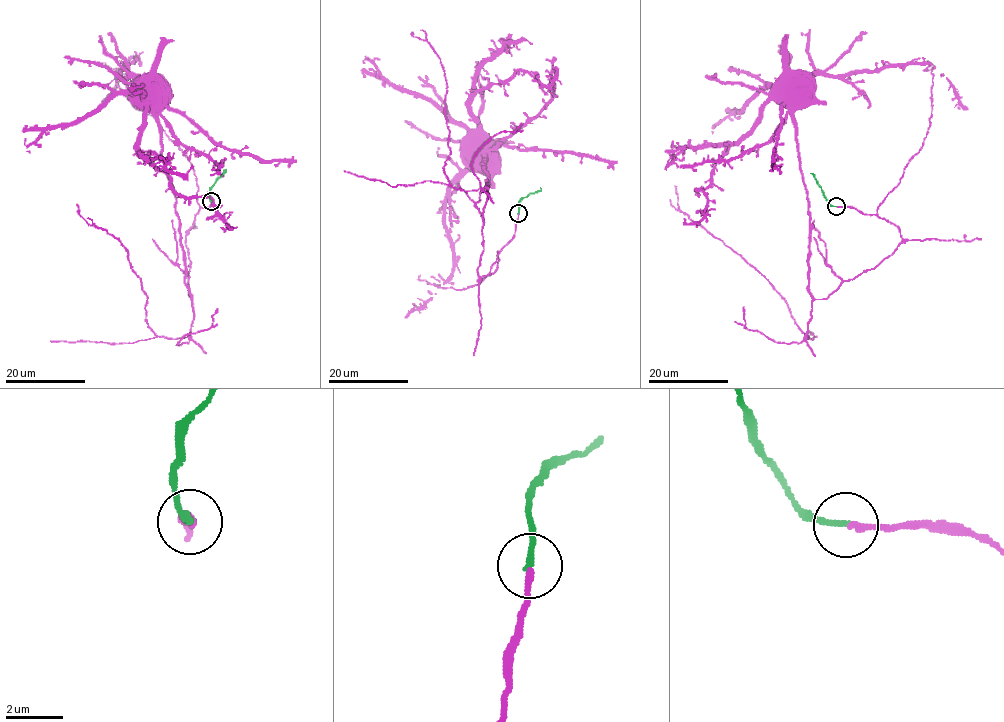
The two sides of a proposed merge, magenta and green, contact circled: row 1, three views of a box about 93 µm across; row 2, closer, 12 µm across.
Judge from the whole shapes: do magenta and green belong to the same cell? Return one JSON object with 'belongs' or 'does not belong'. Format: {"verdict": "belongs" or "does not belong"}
{"verdict": "belongs"}

